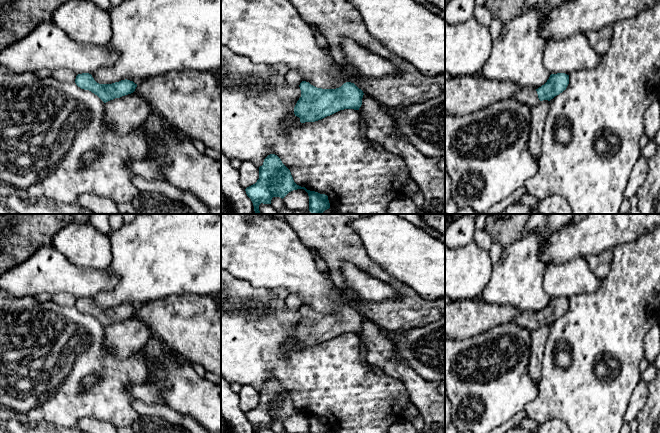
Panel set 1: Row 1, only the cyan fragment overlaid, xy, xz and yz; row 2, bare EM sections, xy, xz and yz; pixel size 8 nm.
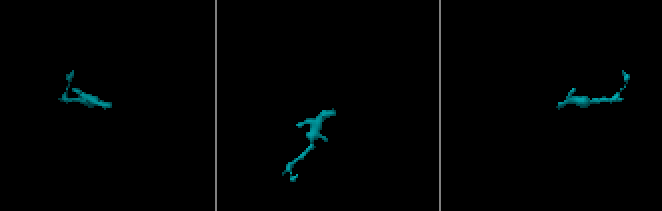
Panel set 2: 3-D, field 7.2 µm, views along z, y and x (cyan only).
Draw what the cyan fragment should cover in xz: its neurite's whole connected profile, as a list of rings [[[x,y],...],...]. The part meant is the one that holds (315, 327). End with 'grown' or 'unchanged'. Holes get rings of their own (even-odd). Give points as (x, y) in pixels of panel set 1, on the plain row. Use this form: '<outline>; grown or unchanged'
[[[302,305],[299,311],[301,321],[294,338],[301,347],[315,346],[344,333],[359,334],[362,329],[364,317],[351,306],[336,313],[322,313]]]; unchanged

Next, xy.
[[[89,297],[78,298],[75,307],[81,313],[97,319],[104,327],[131,318],[137,311],[137,308],[127,303],[112,308],[99,308]]]; unchanged

